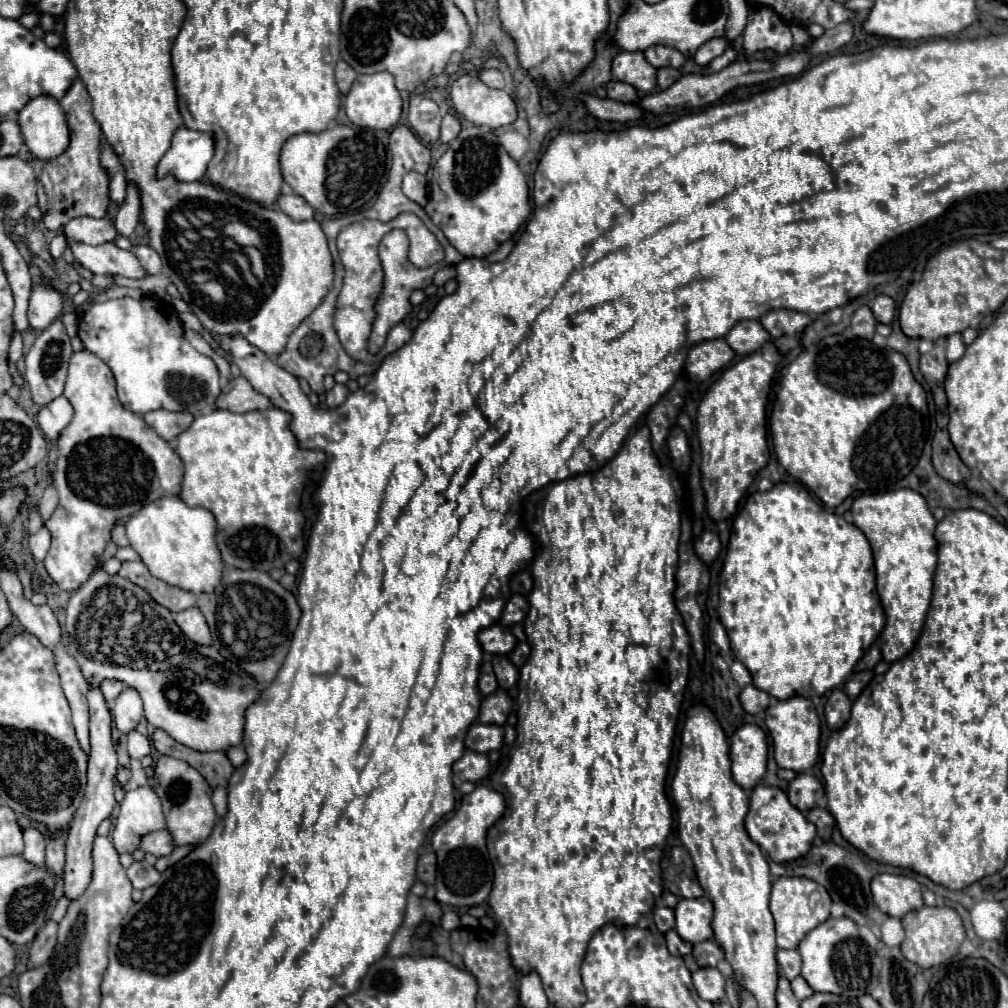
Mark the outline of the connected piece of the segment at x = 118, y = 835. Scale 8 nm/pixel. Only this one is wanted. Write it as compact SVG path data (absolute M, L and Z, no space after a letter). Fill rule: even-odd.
M139 786L125 792L121 810L113 828L113 844L117 852L133 852L139 848L141 836L163 830L165 816L161 812L159 796L149 786Z

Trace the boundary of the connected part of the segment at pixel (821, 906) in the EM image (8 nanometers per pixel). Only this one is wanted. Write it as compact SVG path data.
M777 878L777 882L773 882L771 888L769 908L777 926L777 946L797 948L797 944L809 930L813 930L815 926L819 926L819 922L825 922L829 918L831 898L827 890L823 890L823 886L809 878Z

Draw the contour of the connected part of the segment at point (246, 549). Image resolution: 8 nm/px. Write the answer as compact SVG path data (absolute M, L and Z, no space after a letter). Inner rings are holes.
M269 408L269 410L255 410L255 412L243 412L243 414L235 414L235 412L229 412L229 410L215 410L211 414L205 414L205 416L199 416L193 420L193 424L183 430L183 434L179 434L177 442L175 442L175 452L179 454L179 458L183 460L183 482L181 482L181 492L179 492L179 498L187 504L187 506L201 506L201 508L207 508L209 512L213 512L215 520L217 520L217 546L219 546L219 552L221 552L221 560L223 564L227 566L233 566L233 568L241 568L241 570L249 570L249 568L255 568L255 570L263 570L263 572L269 572L271 568L281 568L285 566L289 560L293 558L299 558L303 554L303 548L305 548L305 540L303 540L303 514L299 510L299 496L301 496L301 488L303 484L307 482L309 474L313 470L317 470L323 462L325 462L325 454L319 452L319 450L301 450L297 446L297 440L289 428L289 414L285 414L283 410L279 408Z

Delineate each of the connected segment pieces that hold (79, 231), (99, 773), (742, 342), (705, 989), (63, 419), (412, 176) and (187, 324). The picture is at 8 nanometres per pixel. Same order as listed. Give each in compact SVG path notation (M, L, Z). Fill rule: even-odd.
M73 218L71 222L65 224L63 228L67 240L75 240L75 242L83 242L83 244L91 244L91 246L99 246L105 242L113 242L117 238L117 228L113 224L113 220L109 218Z
M91 690L87 694L89 700L89 712L91 712L91 756L89 756L89 772L87 772L87 788L85 788L85 798L81 802L81 806L75 812L75 818L71 820L69 826L69 836L67 836L67 862L65 862L65 874L63 874L63 892L69 900L79 898L89 882L91 882L91 874L93 874L93 862L91 862L91 848L93 848L93 838L97 832L97 826L111 816L113 806L115 806L115 798L113 798L113 784L111 780L117 774L117 754L111 742L111 714L109 708L105 704L105 698L101 694L101 690Z
M751 320L751 322L739 322L727 334L725 340L737 354L751 354L757 352L763 344L771 342L771 334L767 334L767 330L761 326L759 320Z
M699 968L693 972L693 986L703 1000L719 1002L725 998L725 978L717 968Z
M59 396L39 410L39 428L47 438L55 440L61 430L71 422L71 418L73 406L67 402L65 396Z
M407 172L403 176L403 194L409 200L425 206L427 204L427 178L419 172Z
M183 312L183 314L179 314L179 320L181 320L181 324L183 324L183 328L185 330L195 330L195 332L199 332L203 326L201 326L201 322L195 318L195 314L191 314L191 312Z

